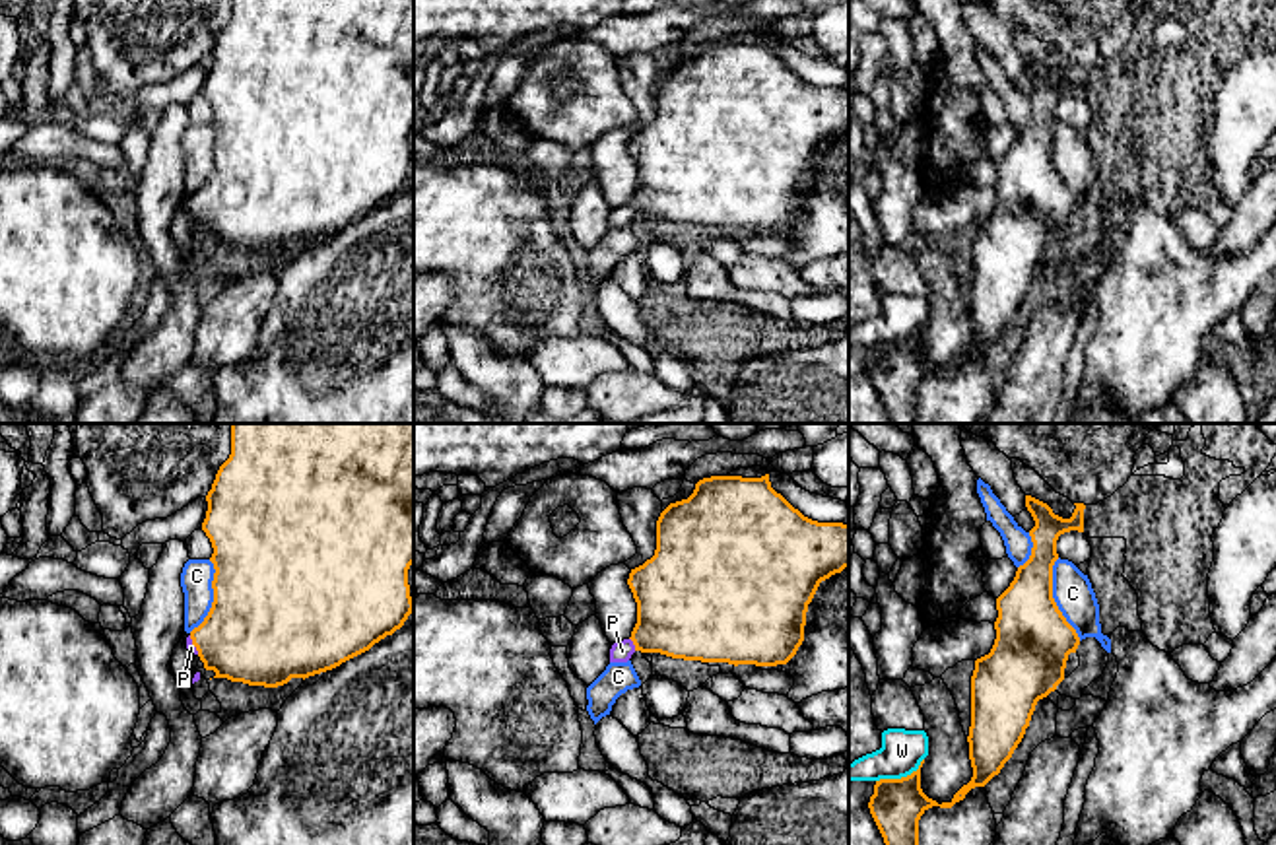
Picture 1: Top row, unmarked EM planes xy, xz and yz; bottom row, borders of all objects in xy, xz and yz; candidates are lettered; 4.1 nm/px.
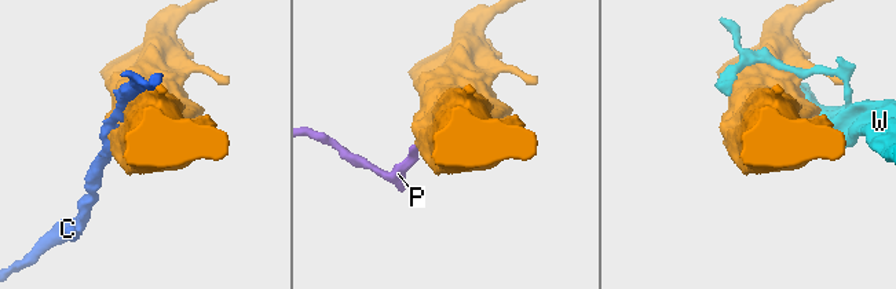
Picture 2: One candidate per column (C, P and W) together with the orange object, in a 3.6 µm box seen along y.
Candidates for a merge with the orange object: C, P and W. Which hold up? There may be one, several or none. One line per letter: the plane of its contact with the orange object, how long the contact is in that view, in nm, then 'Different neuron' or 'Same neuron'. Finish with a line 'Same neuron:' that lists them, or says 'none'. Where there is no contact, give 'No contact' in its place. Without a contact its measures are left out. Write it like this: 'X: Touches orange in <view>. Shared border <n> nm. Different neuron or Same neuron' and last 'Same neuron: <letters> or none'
C: Touches orange in yz. Shared border 360 nm. Different neuron
P: Touches orange in xz. Shared border 60 nm. Same neuron
W: Touches orange in yz. Shared border 220 nm. Different neuron
Same neuron: P

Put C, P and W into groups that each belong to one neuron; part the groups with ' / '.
C / P / W

